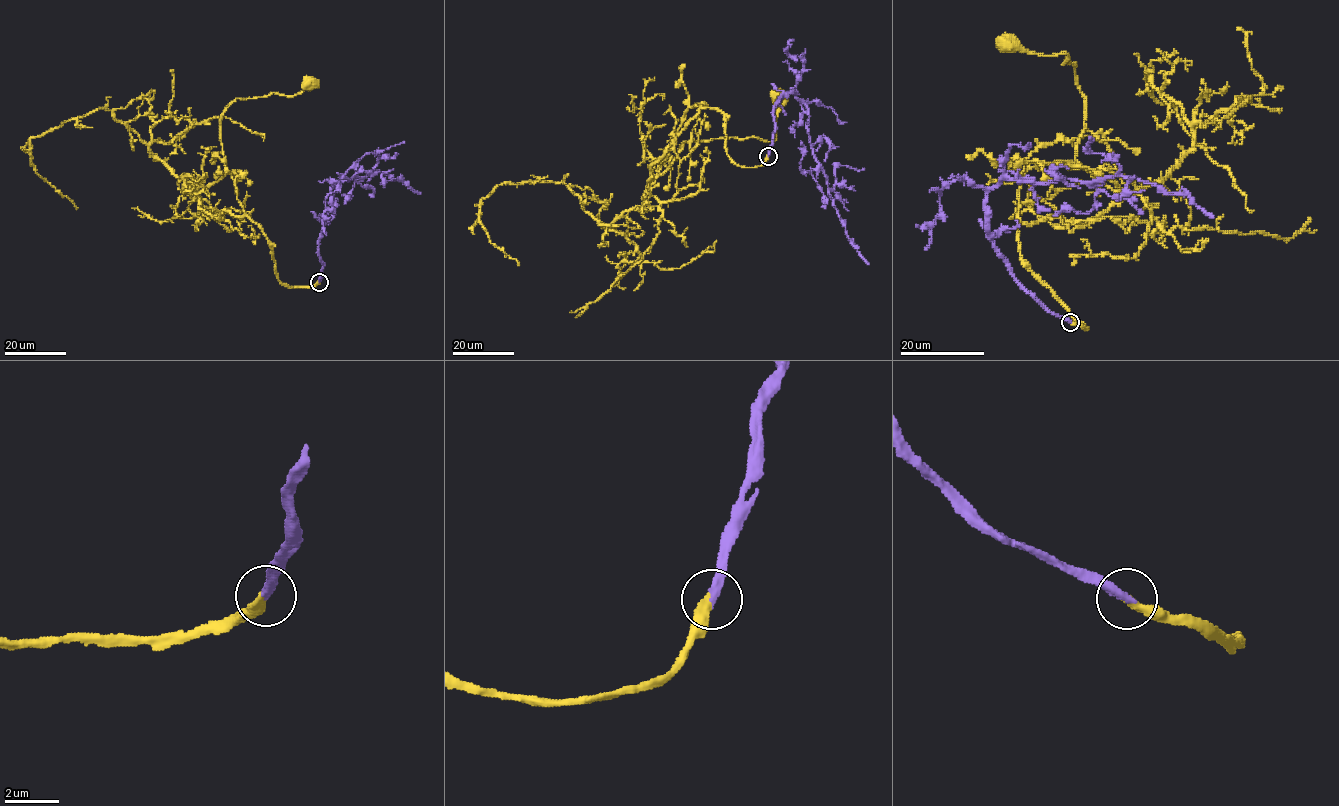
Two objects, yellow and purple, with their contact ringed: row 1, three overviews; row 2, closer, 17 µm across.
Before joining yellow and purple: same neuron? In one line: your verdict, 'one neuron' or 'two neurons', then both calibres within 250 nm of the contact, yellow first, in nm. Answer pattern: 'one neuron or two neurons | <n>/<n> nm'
one neuron | 360/340 nm

